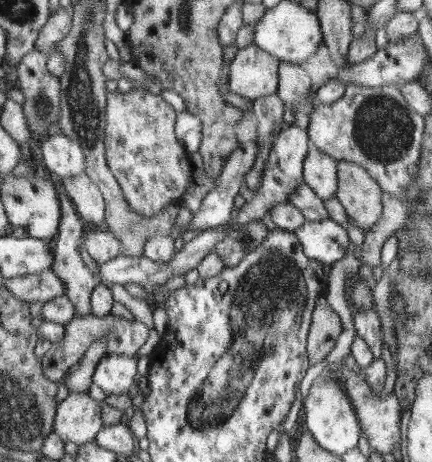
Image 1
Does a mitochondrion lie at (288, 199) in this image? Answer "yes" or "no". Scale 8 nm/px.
no

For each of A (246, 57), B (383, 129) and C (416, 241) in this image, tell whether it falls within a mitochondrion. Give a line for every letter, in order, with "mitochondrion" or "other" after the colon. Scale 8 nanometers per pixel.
A: other
B: mitochondrion
C: mitochondrion

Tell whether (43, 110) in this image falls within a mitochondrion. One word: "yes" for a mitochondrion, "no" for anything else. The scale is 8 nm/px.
yes

